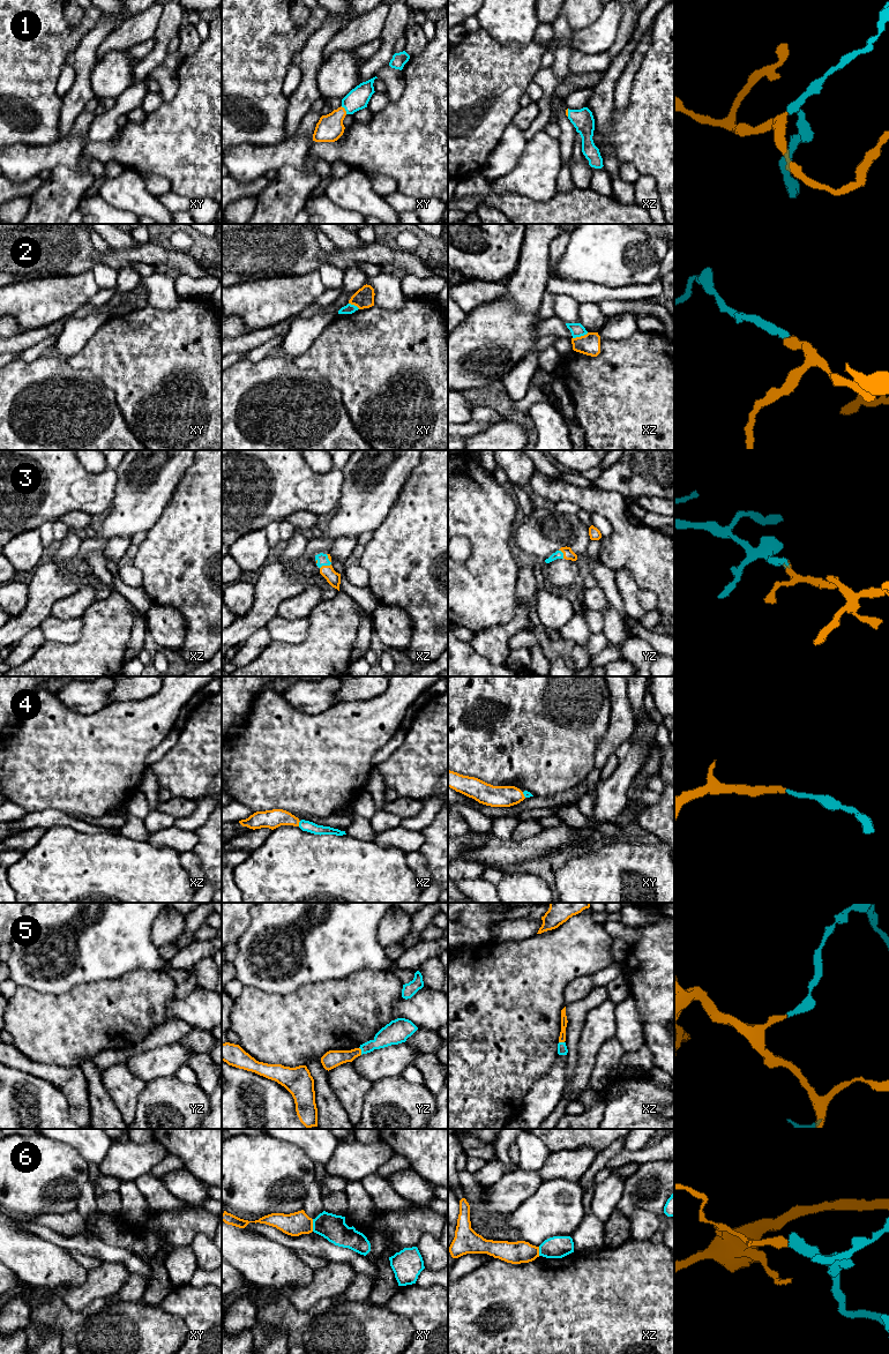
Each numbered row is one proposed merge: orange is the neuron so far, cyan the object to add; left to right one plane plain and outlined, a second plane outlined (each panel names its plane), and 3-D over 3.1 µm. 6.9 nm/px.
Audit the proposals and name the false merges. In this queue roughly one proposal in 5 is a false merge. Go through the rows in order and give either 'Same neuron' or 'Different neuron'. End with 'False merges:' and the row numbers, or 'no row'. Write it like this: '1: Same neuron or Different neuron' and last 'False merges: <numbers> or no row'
1: Same neuron
2: Different neuron
3: Same neuron
4: Same neuron
5: Same neuron
6: Different neuron
False merges: 2, 6

